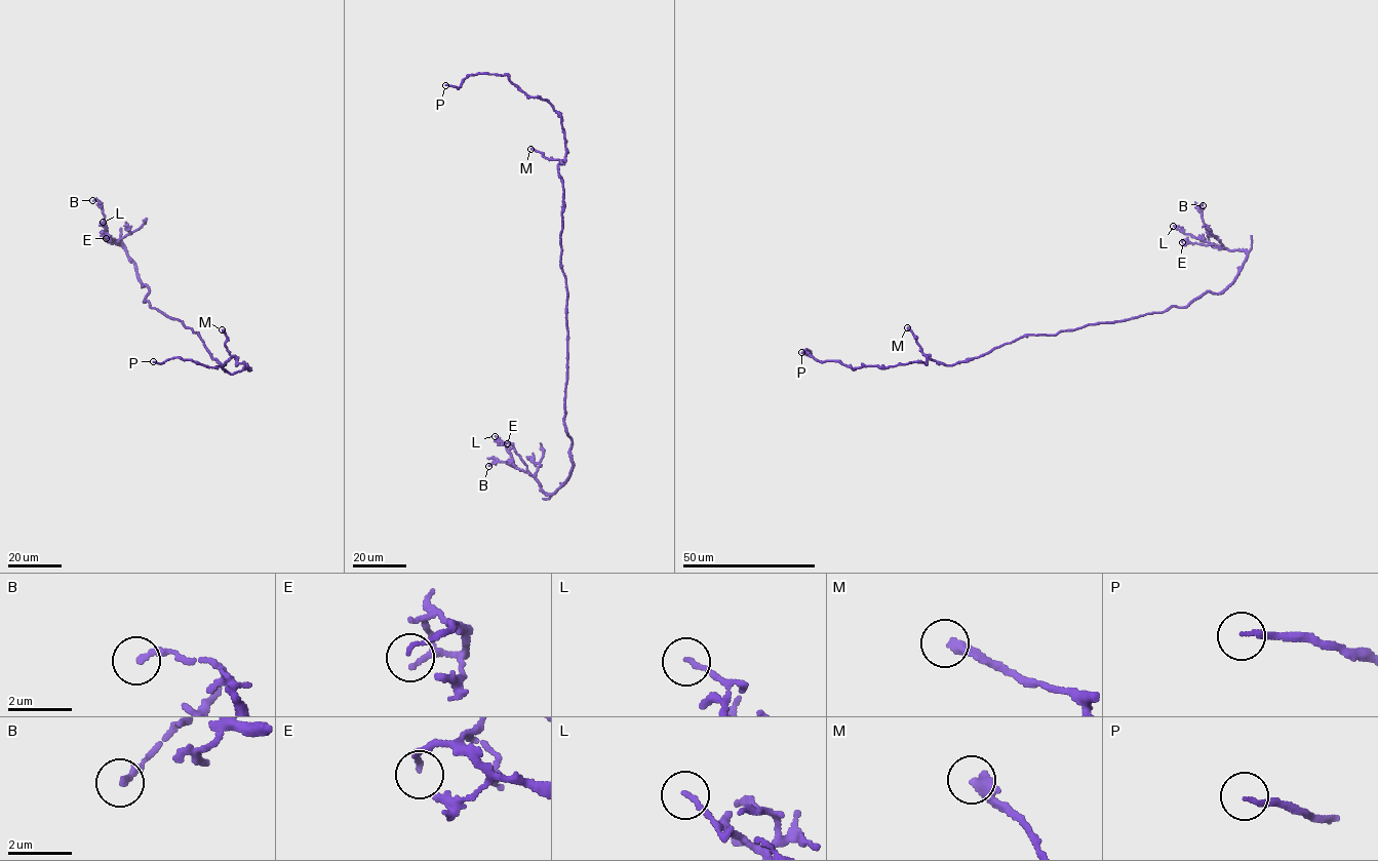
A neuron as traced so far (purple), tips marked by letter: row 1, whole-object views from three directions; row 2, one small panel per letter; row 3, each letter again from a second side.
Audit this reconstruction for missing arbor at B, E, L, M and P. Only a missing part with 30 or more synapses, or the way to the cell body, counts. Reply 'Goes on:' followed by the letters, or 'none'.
Goes on: M, P

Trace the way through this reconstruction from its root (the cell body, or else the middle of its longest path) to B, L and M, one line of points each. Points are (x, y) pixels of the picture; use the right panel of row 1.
B: (1042, 335), (1185, 307), (1207, 291), (1225, 290), (1247, 255), (1209, 241), (1197, 208), (1203, 205)
L: (1042, 335), (1185, 307), (1207, 291), (1225, 290), (1245, 252), (1215, 247), (1173, 226)
M: (1042, 335), (1026, 335), (972, 359), (945, 365), (923, 355), (915, 337), (907, 327)

